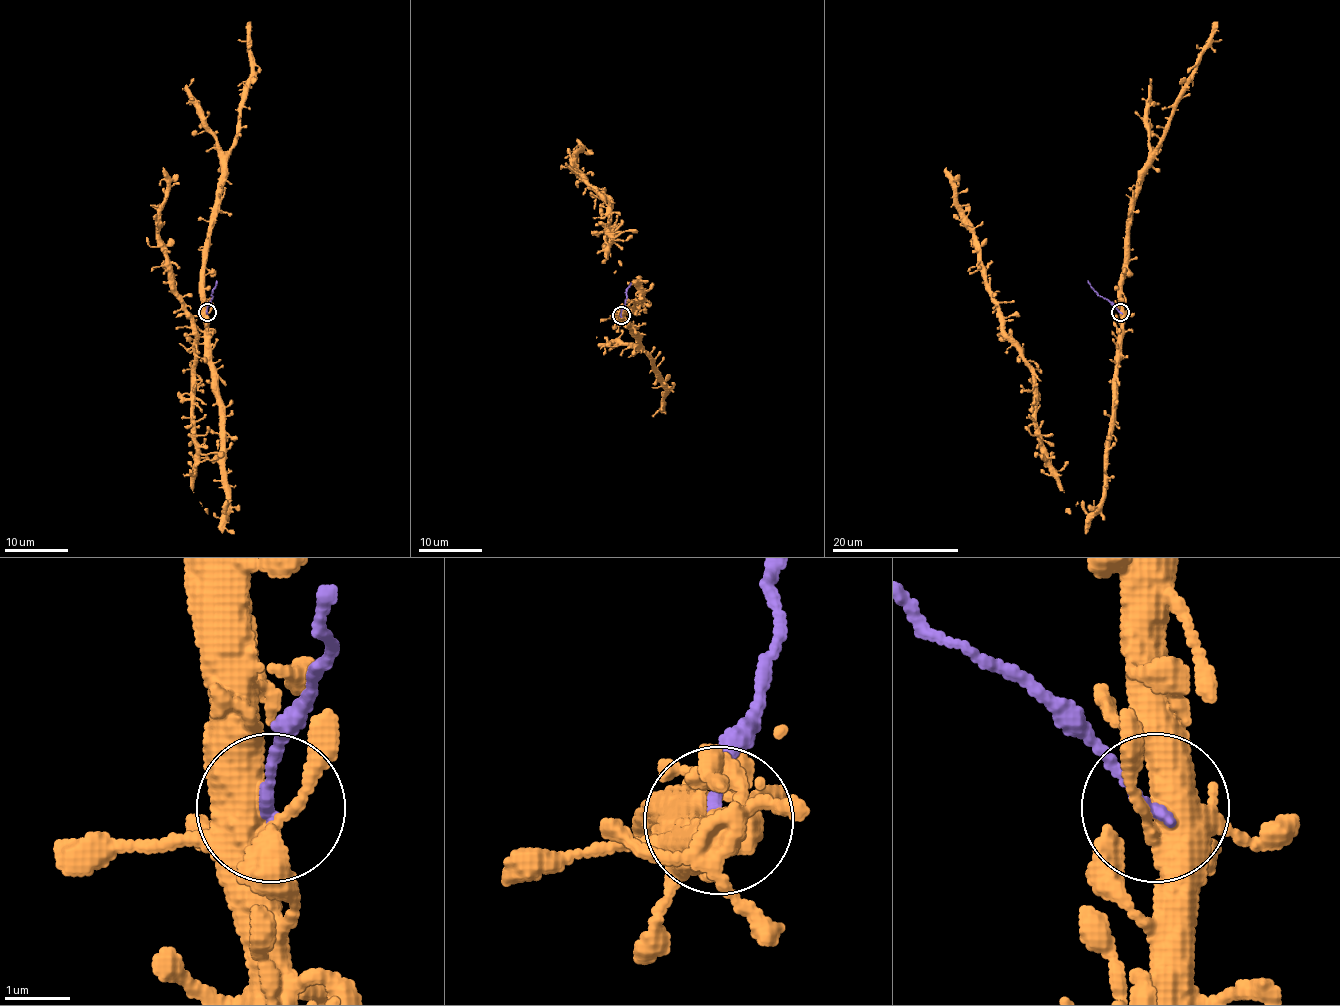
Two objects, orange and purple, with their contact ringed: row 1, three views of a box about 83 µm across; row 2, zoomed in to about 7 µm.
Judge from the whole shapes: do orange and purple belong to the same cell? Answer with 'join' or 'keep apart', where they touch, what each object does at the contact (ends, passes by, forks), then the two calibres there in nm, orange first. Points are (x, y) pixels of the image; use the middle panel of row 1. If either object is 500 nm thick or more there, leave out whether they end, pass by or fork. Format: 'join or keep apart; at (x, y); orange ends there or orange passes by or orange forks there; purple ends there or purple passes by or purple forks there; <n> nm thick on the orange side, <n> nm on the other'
keep apart; at (621, 315); orange forks there; purple ends there; 440 nm thick on the orange side, 160 nm on the other

